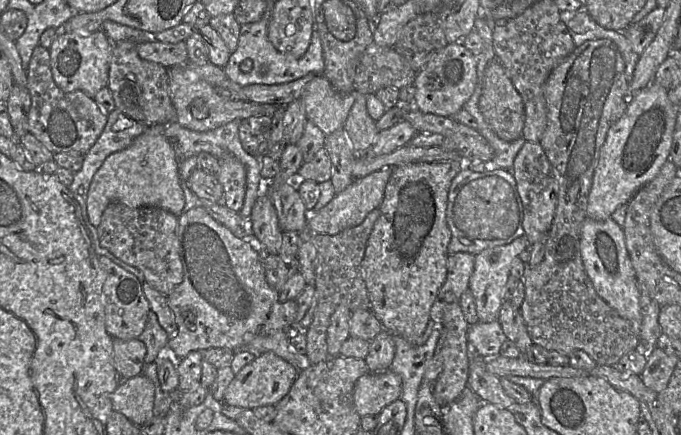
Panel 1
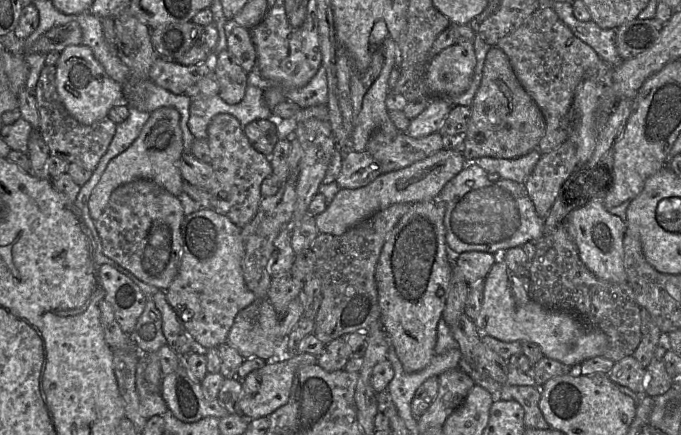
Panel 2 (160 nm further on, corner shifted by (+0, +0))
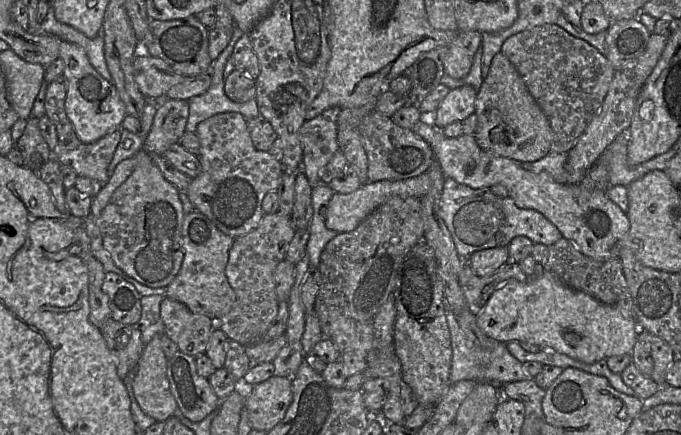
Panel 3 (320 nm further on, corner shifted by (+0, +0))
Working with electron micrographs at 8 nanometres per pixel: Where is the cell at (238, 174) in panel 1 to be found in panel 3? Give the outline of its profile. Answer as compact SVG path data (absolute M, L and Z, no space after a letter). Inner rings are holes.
M238 112L215 114L200 122L195 133L200 142L201 172L191 179L185 191L190 202L219 231L233 239L251 232L264 216L263 198L280 185L284 168L279 157L254 147L247 119Z

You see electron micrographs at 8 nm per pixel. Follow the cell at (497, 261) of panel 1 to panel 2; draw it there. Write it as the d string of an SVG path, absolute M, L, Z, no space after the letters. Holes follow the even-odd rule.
M497 254L497 255L499 255L498 260L495 262L495 264L490 269L489 273L487 274L487 276L483 280L484 290L483 290L483 299L482 299L482 303L481 303L481 308L479 310L479 313L476 317L476 319L474 320L474 324L475 324L476 328L480 331L481 334L490 335L490 336L492 336L498 340L504 341L504 342L514 342L514 341L524 341L524 340L533 342L540 347L540 349L545 357L557 360L569 367L578 367L582 362L584 362L585 360L588 360L590 358L594 358L594 357L598 357L598 356L603 357L604 351L606 350L606 347L608 346L608 339L607 339L607 336L599 329L594 329L592 327L585 327L579 318L577 318L569 313L566 313L566 312L546 309L531 299L525 305L517 305L513 296L512 296L512 293L511 293L511 287L510 287L510 273L511 272L508 270L504 261L500 258L501 254Z

